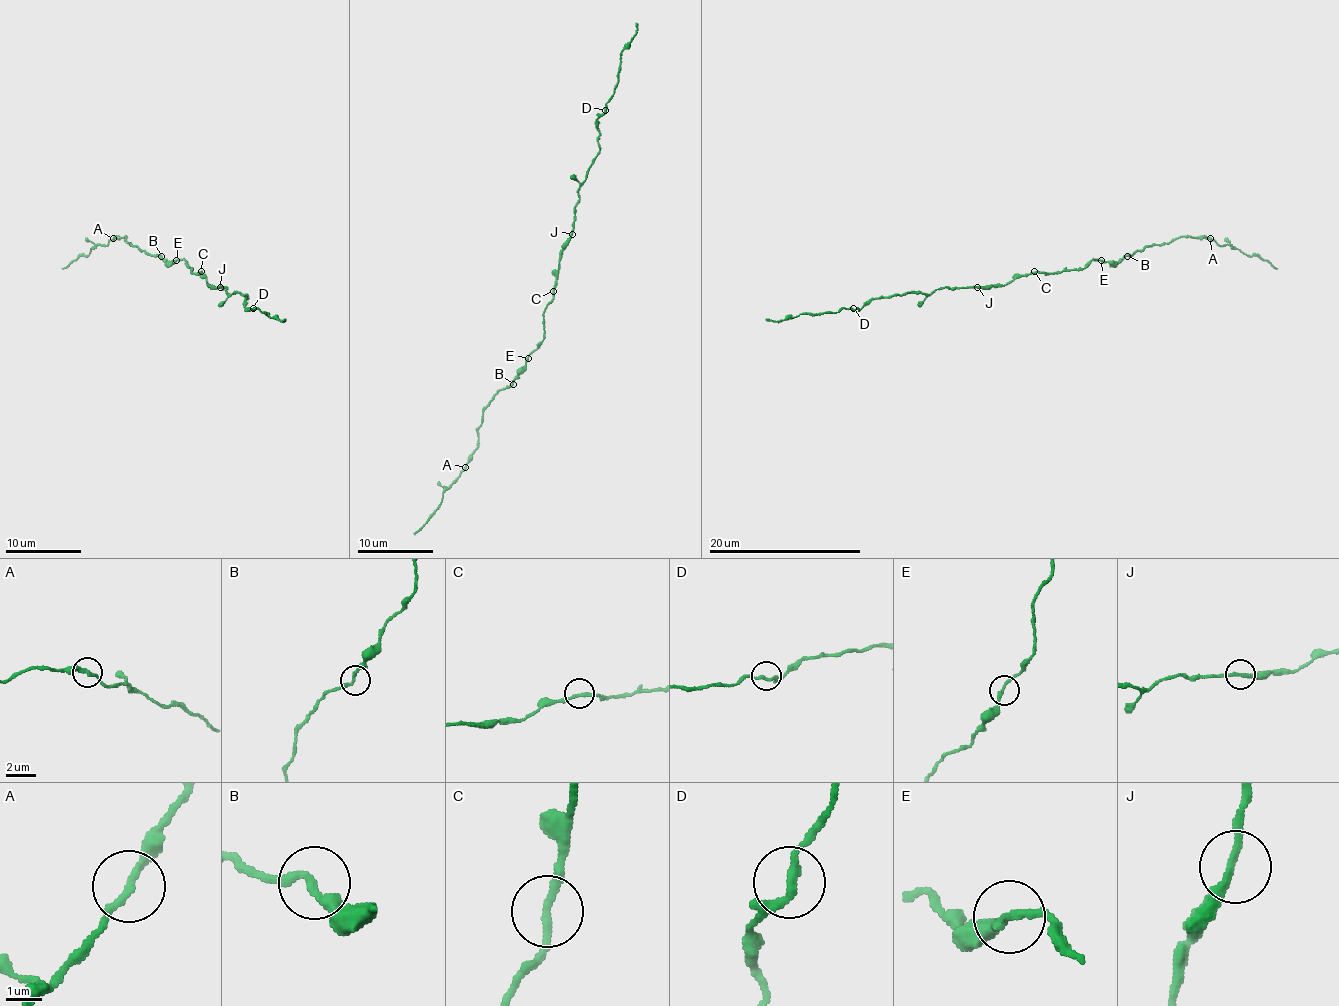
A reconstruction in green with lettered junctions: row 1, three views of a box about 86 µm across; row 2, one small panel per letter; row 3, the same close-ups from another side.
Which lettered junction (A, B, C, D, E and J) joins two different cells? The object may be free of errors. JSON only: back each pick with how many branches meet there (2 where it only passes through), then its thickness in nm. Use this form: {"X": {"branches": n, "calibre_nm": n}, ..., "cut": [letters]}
{"cut": []}

